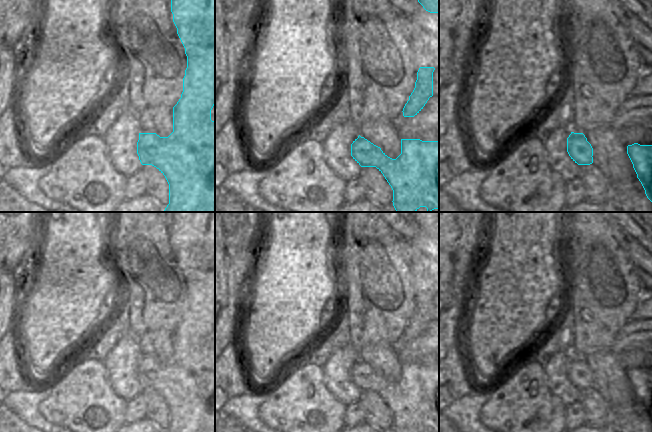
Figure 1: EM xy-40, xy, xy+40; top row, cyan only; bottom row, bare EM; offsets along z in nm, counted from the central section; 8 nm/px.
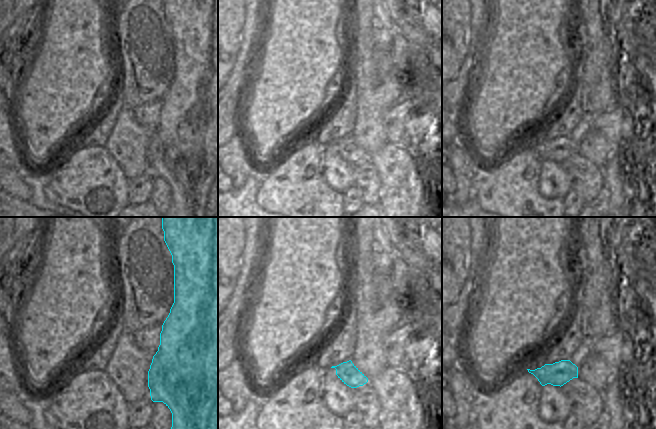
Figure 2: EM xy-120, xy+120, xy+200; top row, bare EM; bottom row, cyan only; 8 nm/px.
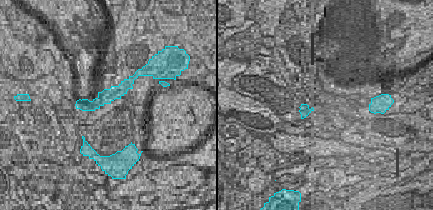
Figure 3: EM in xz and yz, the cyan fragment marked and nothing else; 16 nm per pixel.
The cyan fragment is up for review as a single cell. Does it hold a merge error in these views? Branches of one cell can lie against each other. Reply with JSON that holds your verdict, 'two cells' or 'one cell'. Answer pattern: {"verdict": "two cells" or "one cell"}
{"verdict": "two cells"}

